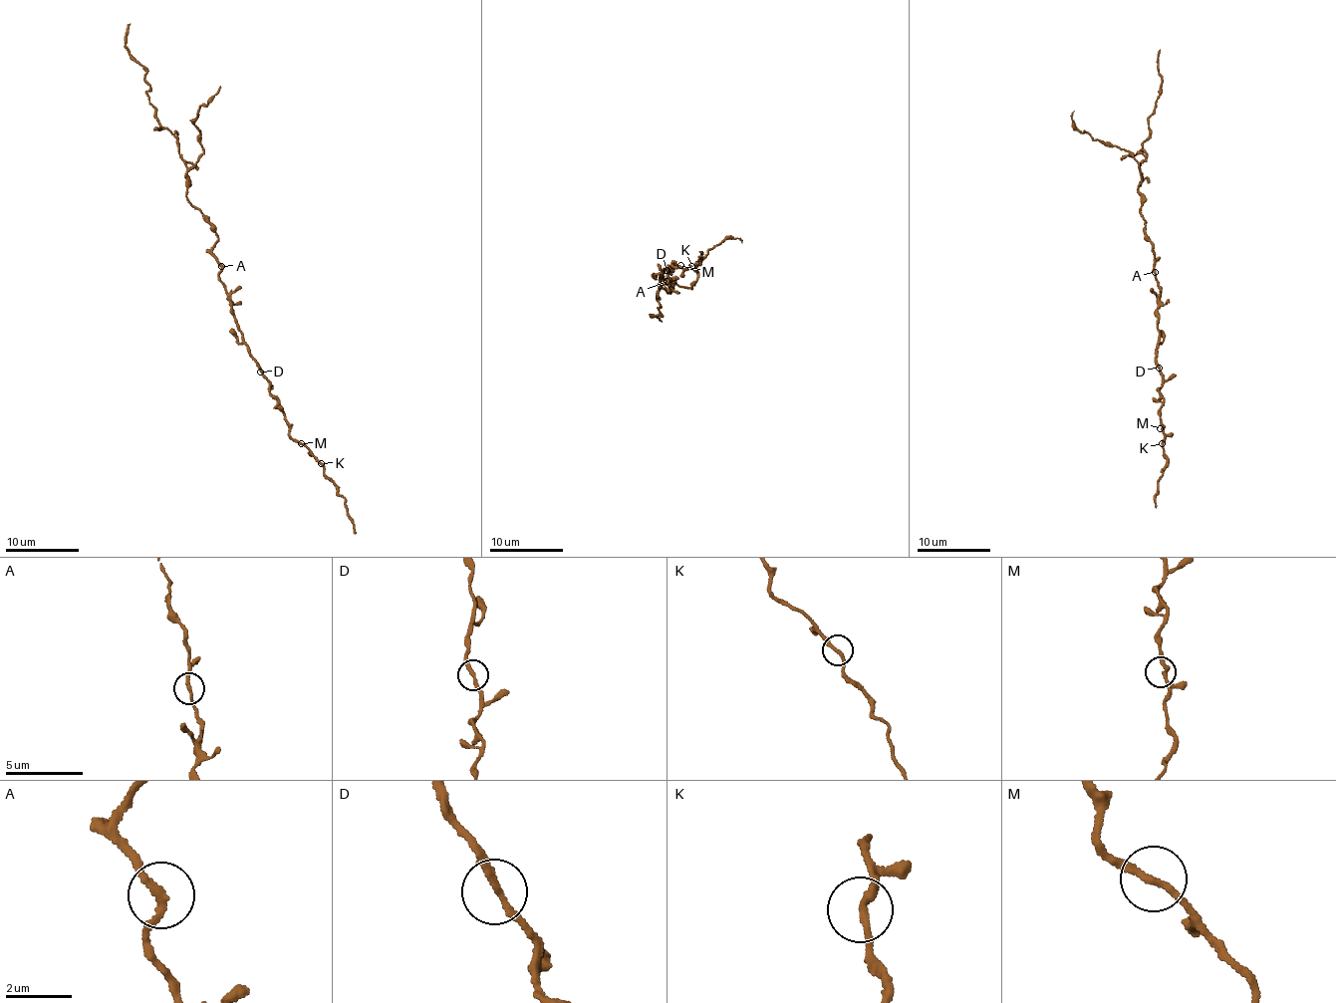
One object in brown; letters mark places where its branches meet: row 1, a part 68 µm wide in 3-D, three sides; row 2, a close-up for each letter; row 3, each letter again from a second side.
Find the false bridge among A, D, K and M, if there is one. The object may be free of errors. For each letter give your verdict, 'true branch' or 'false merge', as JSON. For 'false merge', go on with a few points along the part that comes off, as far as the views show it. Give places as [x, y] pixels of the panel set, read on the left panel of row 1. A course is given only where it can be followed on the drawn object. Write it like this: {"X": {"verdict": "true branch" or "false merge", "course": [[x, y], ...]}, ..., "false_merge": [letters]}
{"A": {"verdict": "true branch"}, "D": {"verdict": "true branch"}, "K": {"verdict": "true branch"}, "M": {"verdict": "true branch"}, "false_merge": []}

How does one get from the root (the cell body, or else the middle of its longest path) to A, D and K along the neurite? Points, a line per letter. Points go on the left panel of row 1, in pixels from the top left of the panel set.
A: (219, 279), (222, 265)
D: (219, 279), (241, 333), (241, 342), (260, 372)
K: (219, 279), (241, 333), (241, 342), (269, 382), (269, 393), (285, 417), (288, 434), (321, 463)

